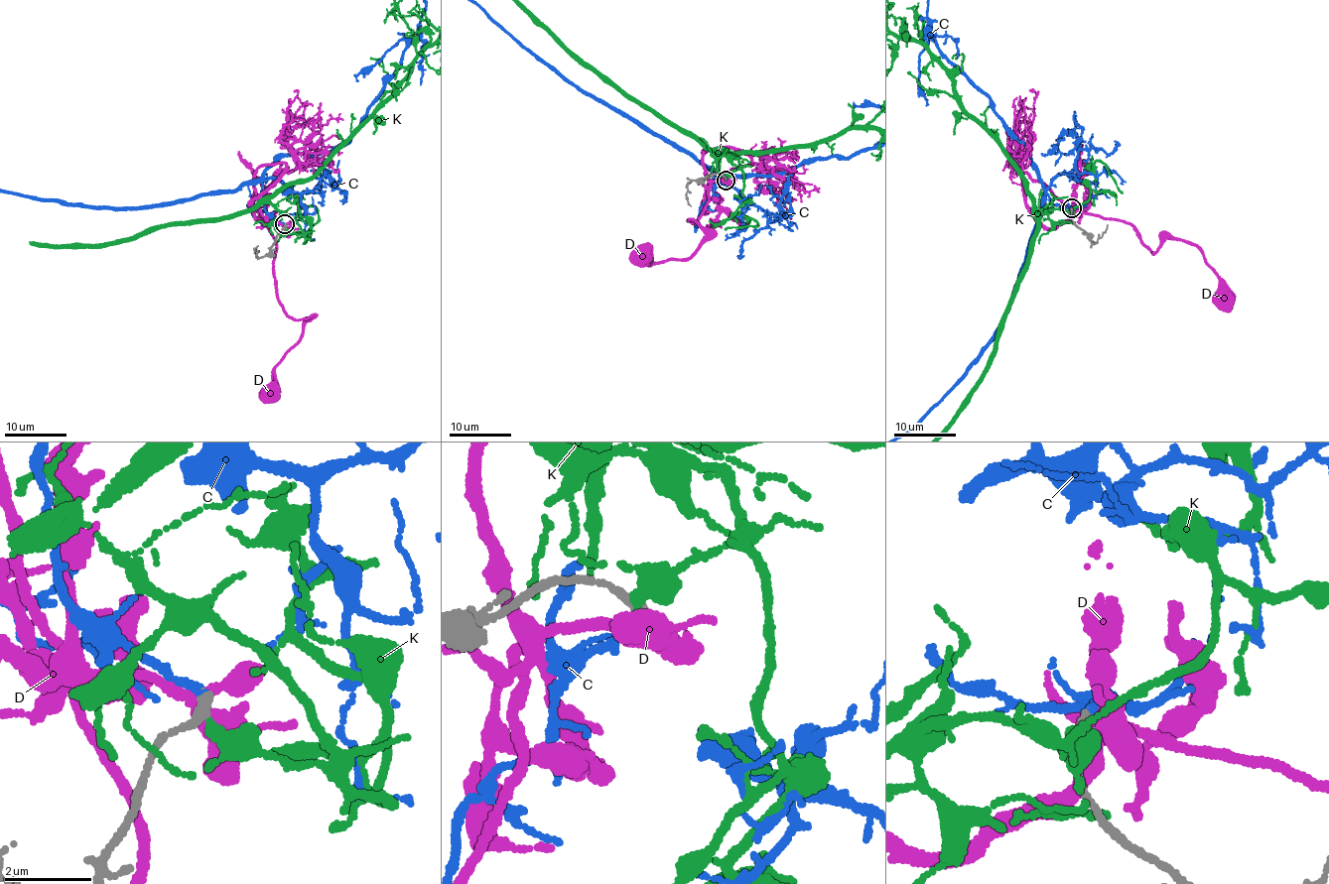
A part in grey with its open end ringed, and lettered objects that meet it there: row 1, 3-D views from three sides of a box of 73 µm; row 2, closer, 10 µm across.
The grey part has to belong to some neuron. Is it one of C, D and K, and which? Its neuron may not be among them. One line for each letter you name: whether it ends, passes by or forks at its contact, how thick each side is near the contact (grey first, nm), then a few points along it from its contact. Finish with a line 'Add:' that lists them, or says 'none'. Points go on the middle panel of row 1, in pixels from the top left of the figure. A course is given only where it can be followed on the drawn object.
C: it passes by | 240/130 nm
Add: C

